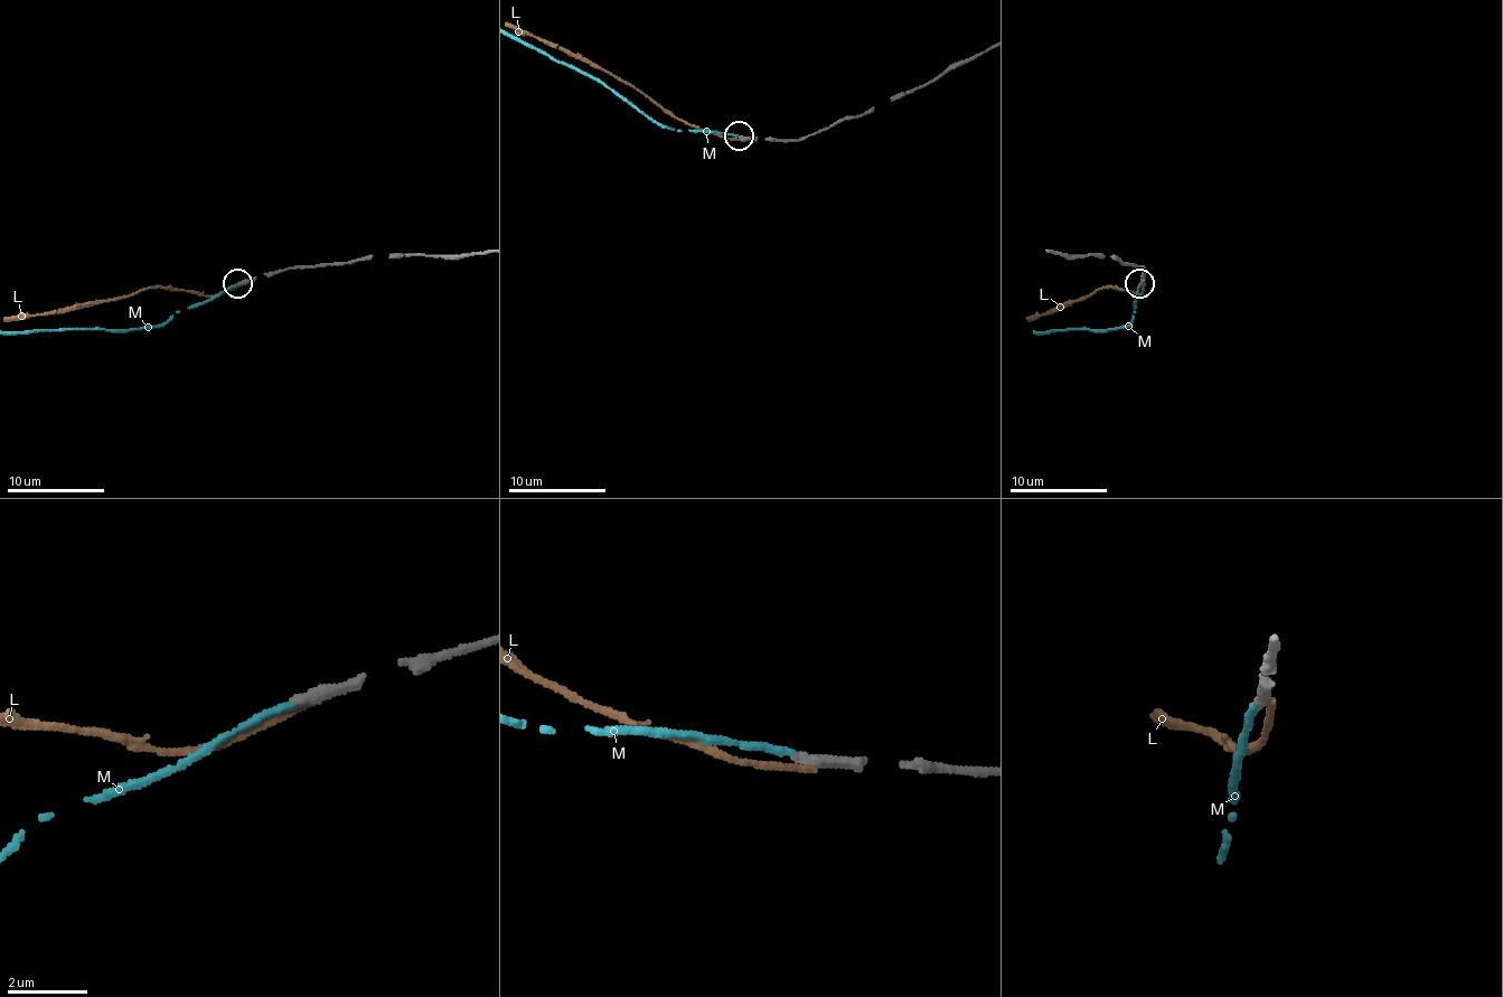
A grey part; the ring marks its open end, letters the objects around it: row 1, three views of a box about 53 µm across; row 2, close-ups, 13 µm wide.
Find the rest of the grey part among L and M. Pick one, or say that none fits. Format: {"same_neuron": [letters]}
{"same_neuron": ["M"]}

